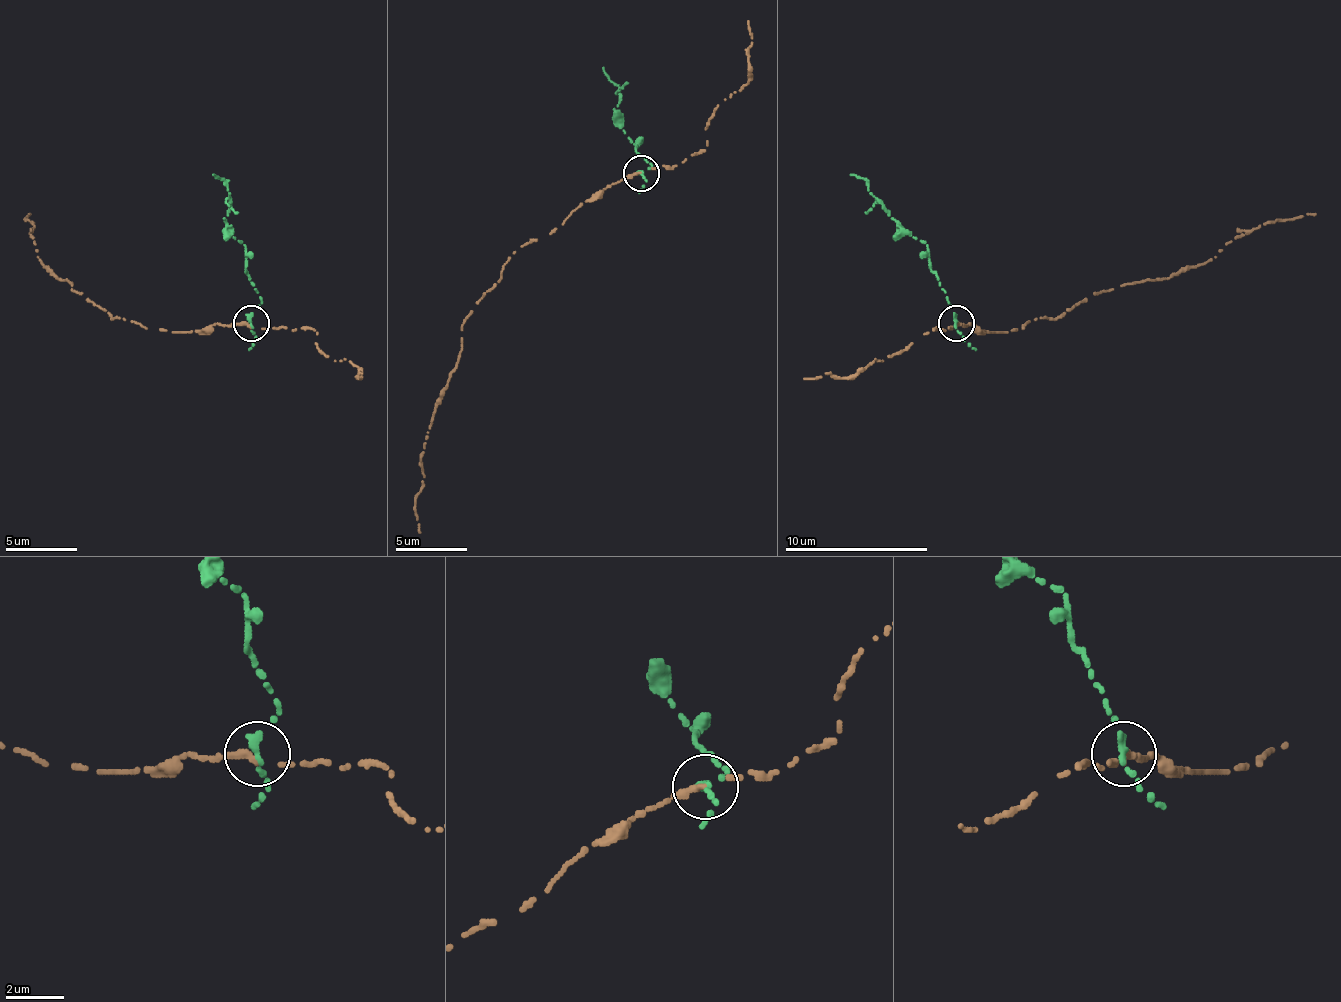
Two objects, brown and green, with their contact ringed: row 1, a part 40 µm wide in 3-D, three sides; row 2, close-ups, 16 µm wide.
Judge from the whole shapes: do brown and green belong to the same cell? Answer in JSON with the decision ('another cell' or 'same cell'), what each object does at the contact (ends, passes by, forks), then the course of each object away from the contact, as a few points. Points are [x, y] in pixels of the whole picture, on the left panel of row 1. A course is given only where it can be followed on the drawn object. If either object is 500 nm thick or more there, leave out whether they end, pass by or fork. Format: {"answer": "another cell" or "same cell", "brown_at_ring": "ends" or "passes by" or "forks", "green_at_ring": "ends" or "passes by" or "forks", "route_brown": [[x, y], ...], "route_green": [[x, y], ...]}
{"answer": "another cell", "brown_at_ring": "passes by", "green_at_ring": "passes by", "route_brown": [[250, 324], [167, 331], [110, 317], [39, 259], [31, 238], [35, 227], [24, 220], [31, 213]], "route_green": [[250, 324], [261, 295], [246, 267], [246, 249], [225, 220], [228, 188], [214, 174]]}

